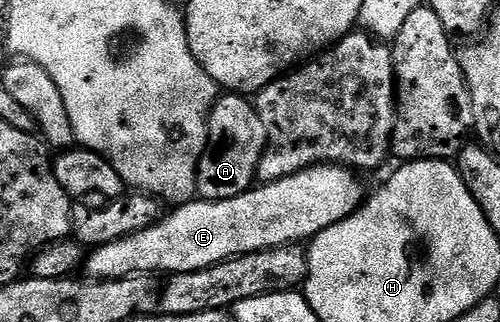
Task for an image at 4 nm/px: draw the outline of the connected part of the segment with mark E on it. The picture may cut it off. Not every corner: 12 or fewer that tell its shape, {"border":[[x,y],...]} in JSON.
{"border":[[343,165],[193,199],[95,246],[87,276],[197,273],[360,208]]}

